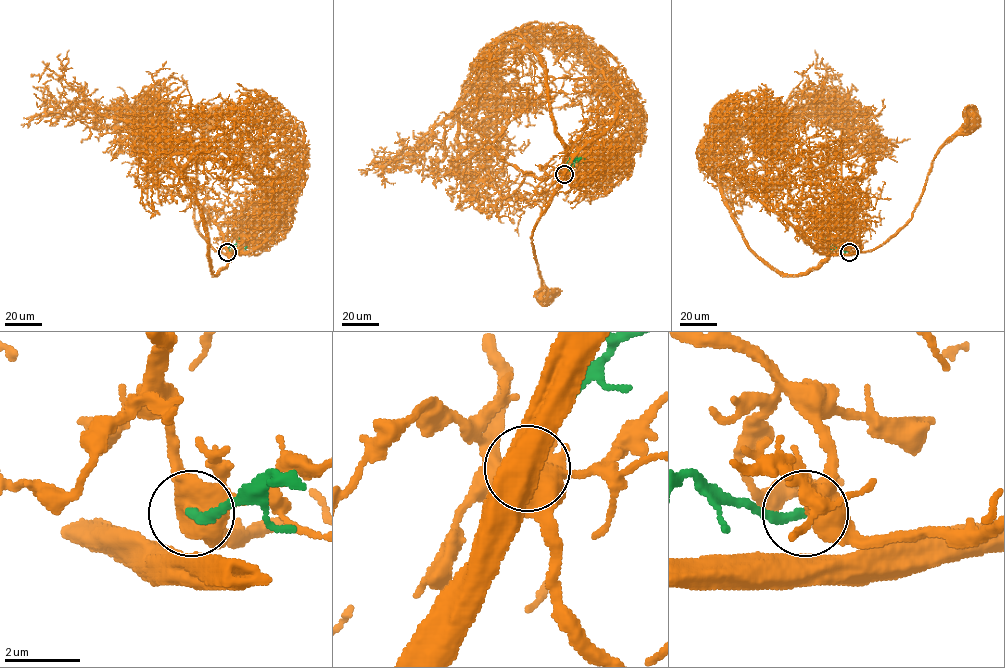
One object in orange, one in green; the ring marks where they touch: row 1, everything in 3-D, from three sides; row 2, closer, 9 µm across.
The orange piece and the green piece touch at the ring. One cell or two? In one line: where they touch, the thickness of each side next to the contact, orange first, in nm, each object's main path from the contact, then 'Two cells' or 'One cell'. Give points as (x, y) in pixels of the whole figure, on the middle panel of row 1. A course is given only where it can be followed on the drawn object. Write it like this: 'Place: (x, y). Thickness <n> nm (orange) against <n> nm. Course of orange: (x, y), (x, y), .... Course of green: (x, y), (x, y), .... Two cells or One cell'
Place: (564, 174). Thickness 550 nm (orange) against 240 nm. Course of orange: (565, 174), (532, 235), (540, 288), (548, 296). Course of green: (564, 174), (576, 151). One cell

